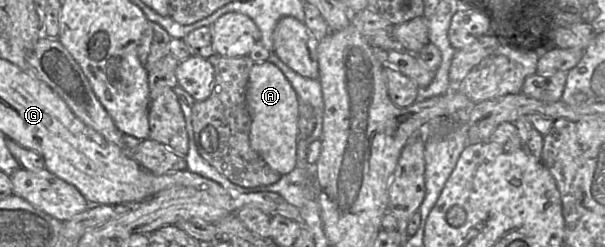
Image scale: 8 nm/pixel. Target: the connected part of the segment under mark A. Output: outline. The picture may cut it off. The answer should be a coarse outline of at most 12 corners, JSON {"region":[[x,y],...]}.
{"region":[[269,61],[250,70],[250,145],[297,166],[299,98]]}

